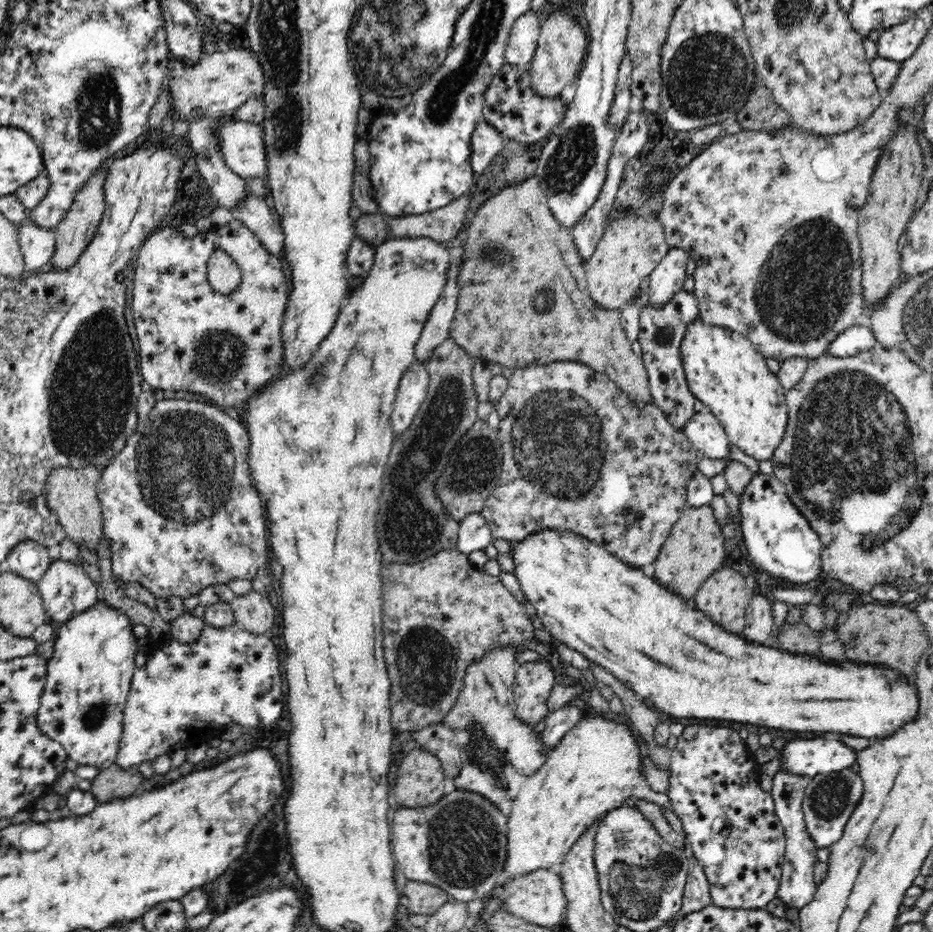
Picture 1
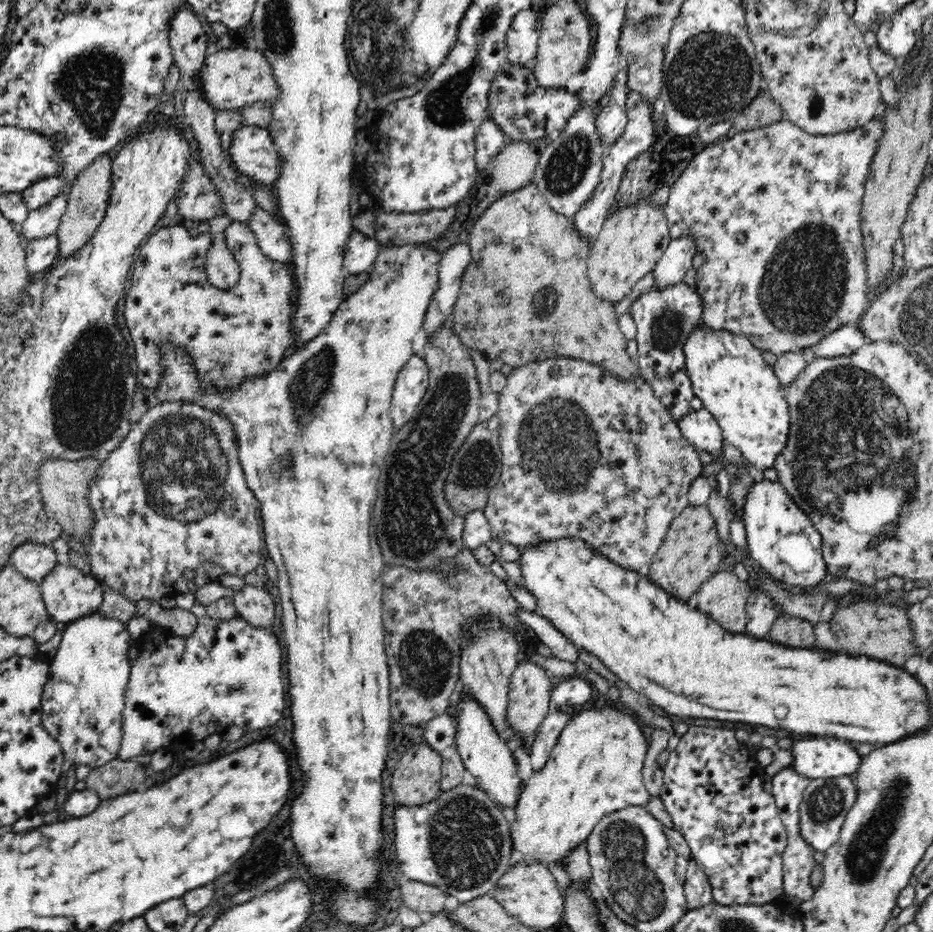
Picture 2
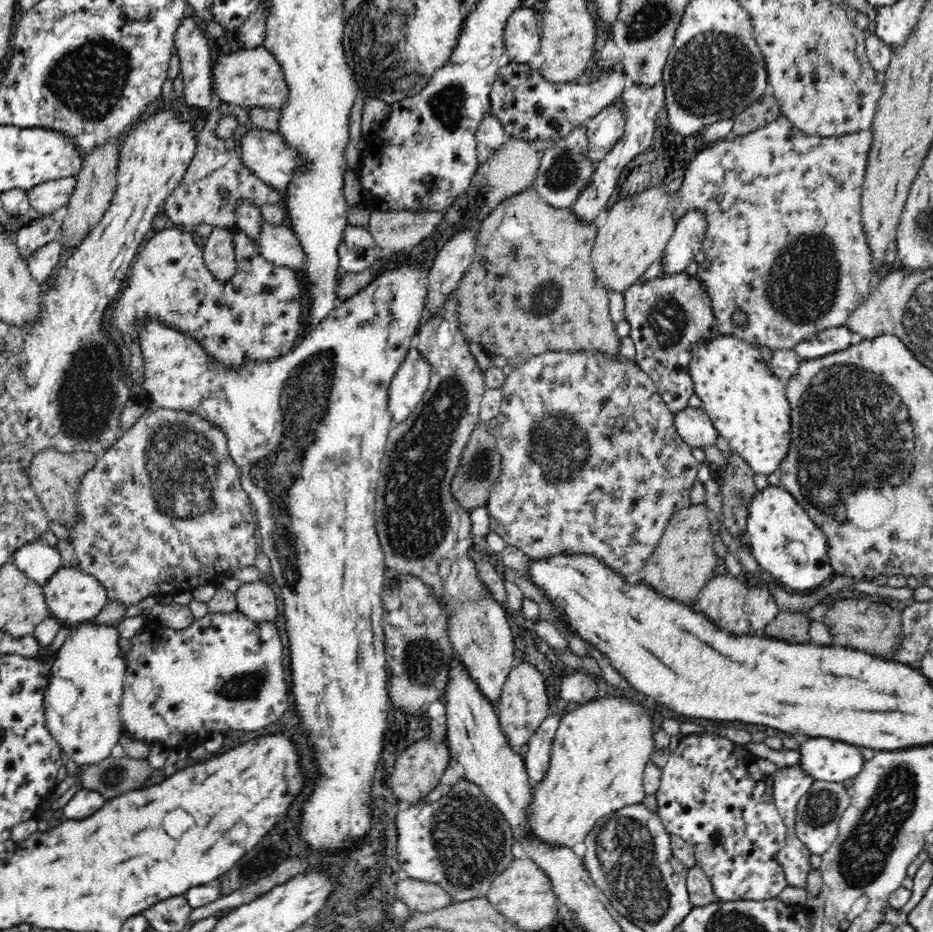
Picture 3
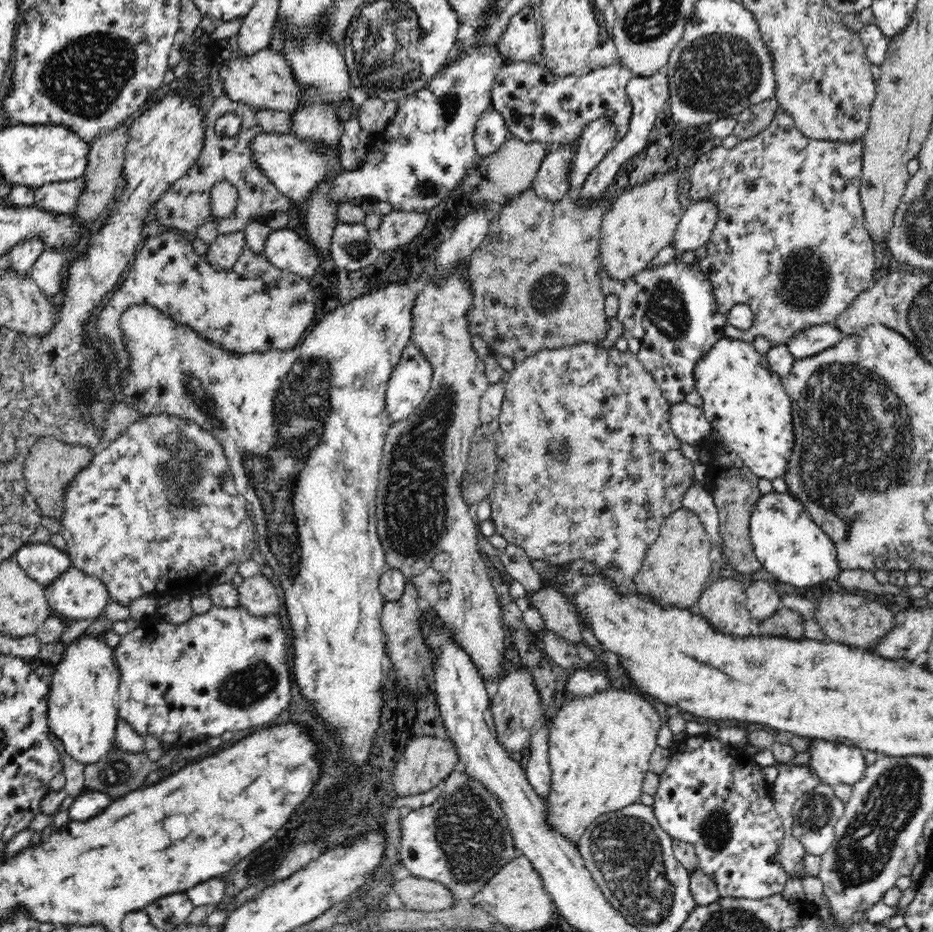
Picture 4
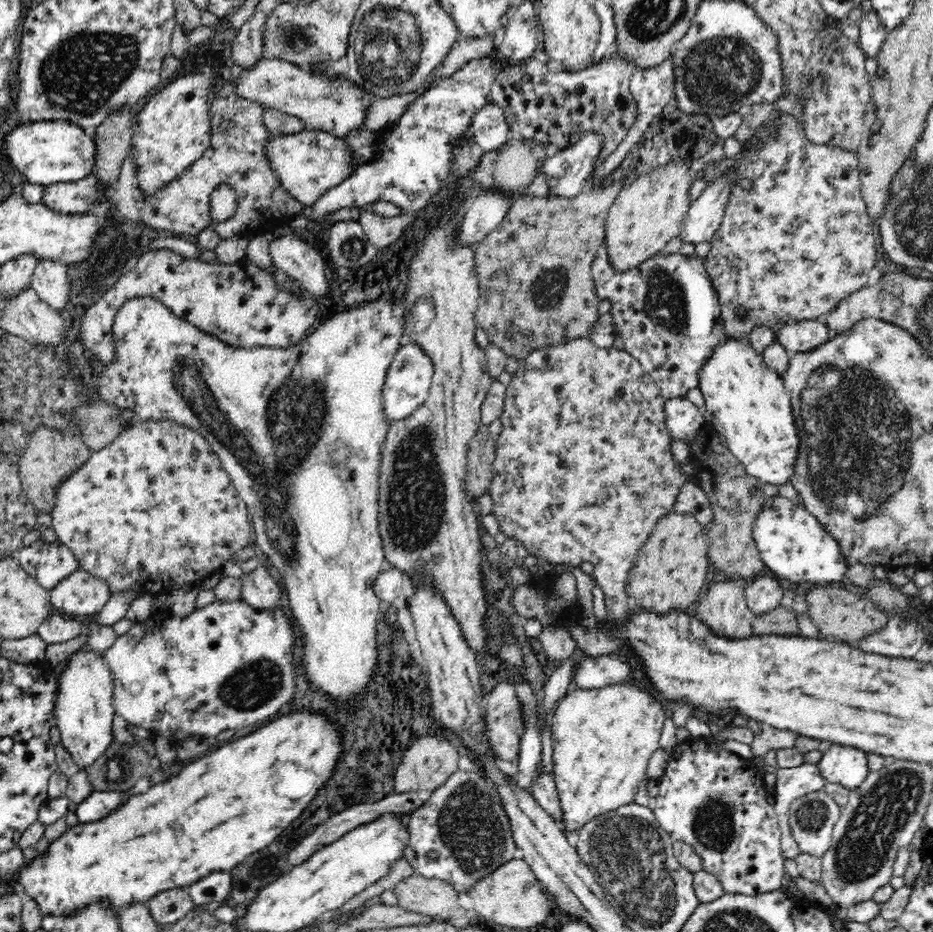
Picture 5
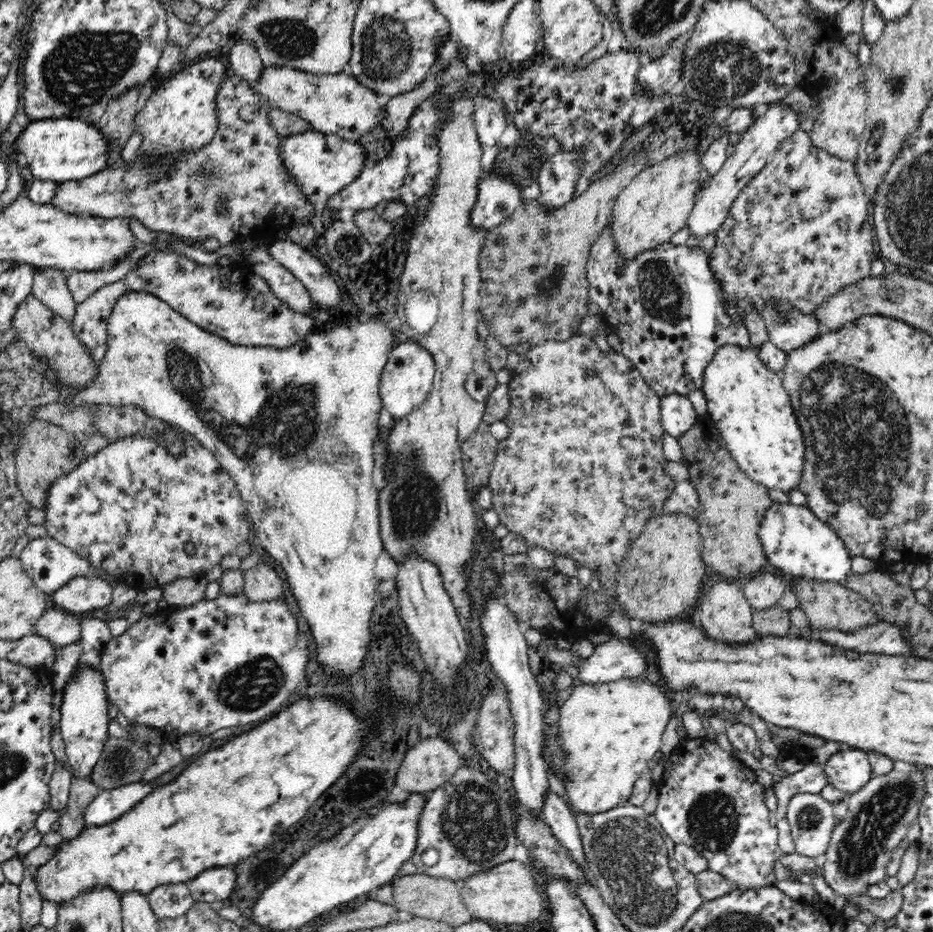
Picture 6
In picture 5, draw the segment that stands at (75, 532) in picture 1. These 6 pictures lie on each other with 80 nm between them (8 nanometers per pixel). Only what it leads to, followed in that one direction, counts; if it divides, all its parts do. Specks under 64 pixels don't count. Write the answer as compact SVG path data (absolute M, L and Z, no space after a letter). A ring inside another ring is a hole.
M36 426L30 434L26 448L18 460L18 474L21 481L23 493L30 499L30 503L39 513L52 513L55 503L57 487L62 481L67 480L72 472L76 472L93 452L82 442L80 437L58 428L49 426Z

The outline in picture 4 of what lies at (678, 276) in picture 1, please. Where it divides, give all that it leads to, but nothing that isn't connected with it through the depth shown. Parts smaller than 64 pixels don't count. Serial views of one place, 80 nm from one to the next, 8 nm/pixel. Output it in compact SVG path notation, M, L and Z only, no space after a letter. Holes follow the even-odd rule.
M700 198L694 201L681 216L673 236L677 252L696 250L710 240L719 219L715 198Z

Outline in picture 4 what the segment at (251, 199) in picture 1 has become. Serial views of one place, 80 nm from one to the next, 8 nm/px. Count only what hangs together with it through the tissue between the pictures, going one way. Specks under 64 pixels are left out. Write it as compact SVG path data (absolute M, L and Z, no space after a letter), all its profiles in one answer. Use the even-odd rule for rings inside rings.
M273 230L266 241L264 252L274 267L298 275L314 286L318 283L315 277L321 276L321 260L309 241L302 240L296 230Z

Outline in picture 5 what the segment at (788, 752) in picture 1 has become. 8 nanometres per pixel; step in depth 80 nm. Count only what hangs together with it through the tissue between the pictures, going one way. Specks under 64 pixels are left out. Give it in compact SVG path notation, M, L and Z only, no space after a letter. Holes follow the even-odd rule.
M836 743L823 747L824 756L817 765L826 783L840 784L853 791L866 780L870 770L865 751Z

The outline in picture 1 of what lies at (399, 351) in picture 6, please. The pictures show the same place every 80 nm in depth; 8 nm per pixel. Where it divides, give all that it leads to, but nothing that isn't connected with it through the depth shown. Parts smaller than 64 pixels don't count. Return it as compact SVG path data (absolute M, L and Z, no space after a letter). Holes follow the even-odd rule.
M414 359L410 368L402 374L396 390L391 412L391 425L395 436L402 434L414 420L420 404L428 392L429 372L424 362Z

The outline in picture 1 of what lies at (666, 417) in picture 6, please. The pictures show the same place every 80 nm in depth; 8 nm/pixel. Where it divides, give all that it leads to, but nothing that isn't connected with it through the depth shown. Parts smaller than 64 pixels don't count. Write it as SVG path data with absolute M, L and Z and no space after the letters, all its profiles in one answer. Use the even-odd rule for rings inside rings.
M710 410L696 411L681 430L701 457L718 459L730 454L728 435Z

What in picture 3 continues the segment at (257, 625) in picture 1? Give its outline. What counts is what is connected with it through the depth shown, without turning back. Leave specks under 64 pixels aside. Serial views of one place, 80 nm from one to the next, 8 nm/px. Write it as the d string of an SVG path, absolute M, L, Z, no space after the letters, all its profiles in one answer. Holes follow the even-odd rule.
M261 578L245 582L236 590L237 610L248 619L258 623L275 621L278 611L274 590Z

